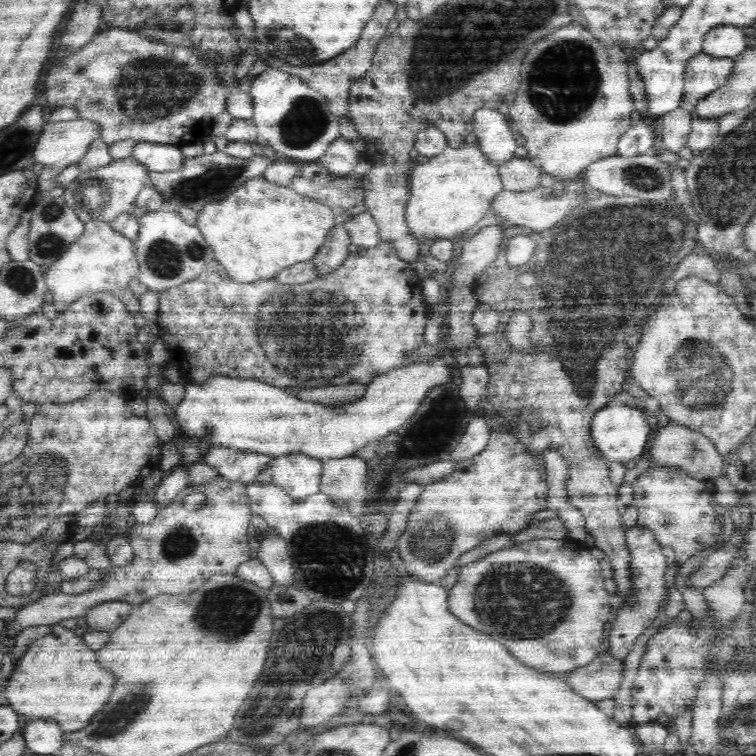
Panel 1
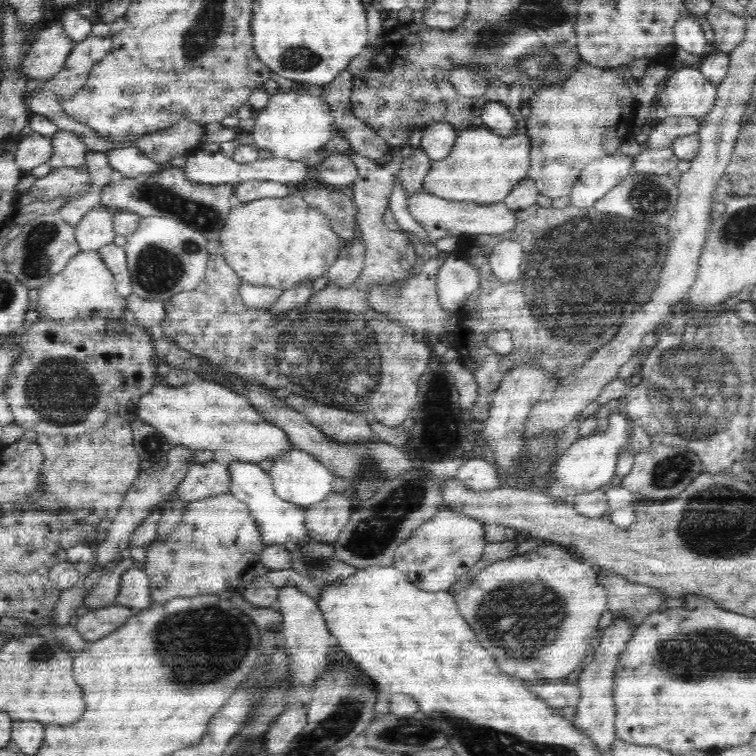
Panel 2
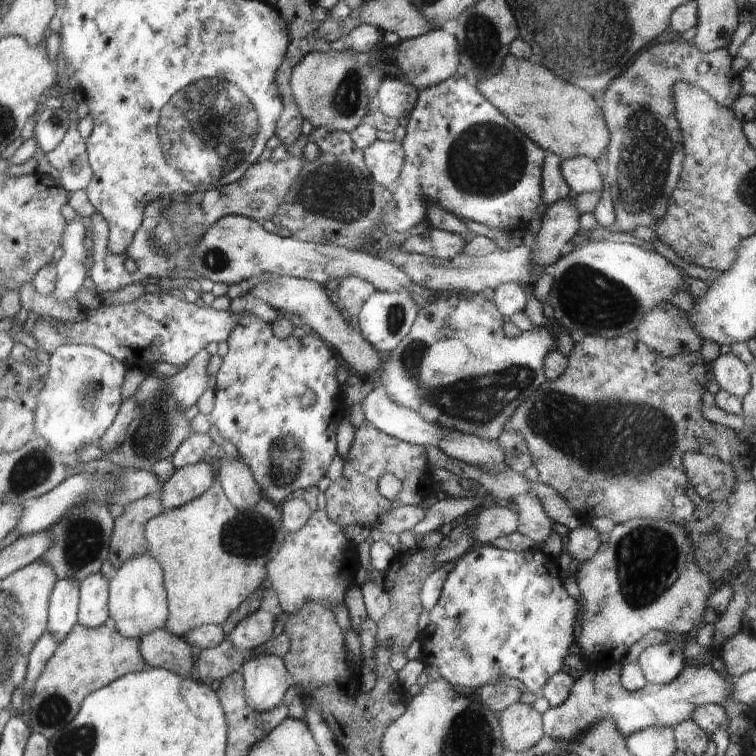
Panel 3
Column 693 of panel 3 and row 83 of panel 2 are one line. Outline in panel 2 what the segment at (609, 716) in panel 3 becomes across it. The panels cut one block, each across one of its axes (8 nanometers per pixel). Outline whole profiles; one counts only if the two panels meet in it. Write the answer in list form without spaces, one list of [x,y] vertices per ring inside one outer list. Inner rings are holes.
[[[675,66],[654,102],[653,115],[662,120],[671,116],[704,118],[717,96],[717,87],[695,66]]]

